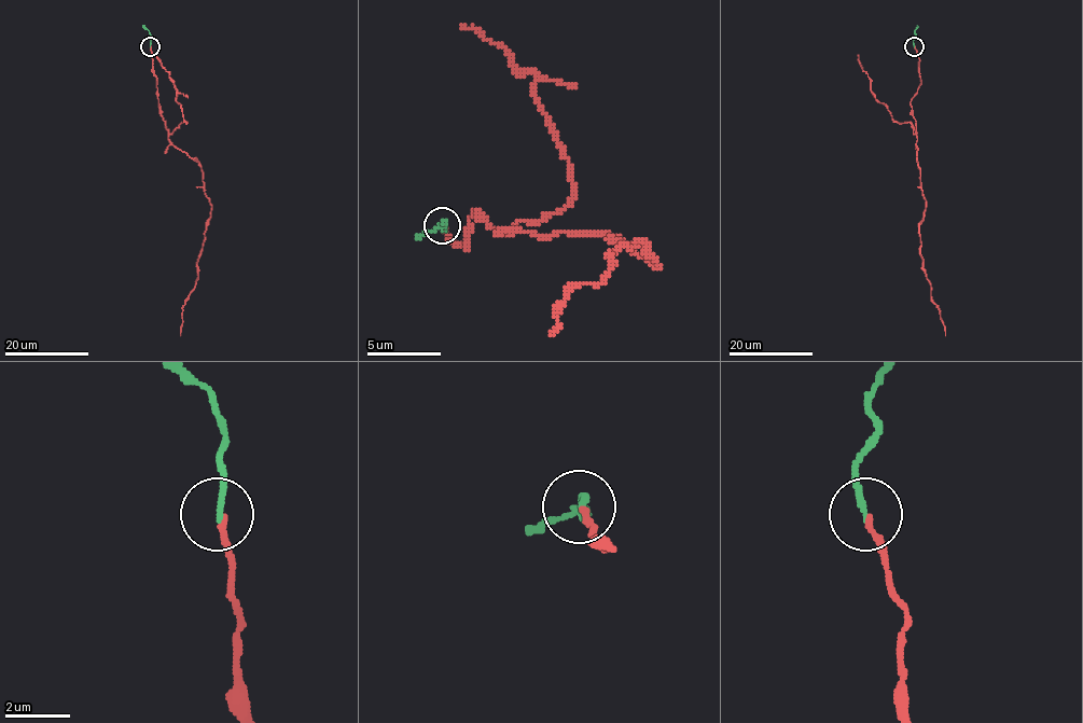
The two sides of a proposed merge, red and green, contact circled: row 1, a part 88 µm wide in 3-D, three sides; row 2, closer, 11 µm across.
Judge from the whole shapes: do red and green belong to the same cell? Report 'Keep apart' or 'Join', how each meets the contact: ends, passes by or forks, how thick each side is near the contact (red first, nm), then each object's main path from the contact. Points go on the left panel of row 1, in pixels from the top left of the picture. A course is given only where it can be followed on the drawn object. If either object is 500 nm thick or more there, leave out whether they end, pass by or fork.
Join. At the ring red ends. At the ring green ends. Thickness 200 nm (red) against 170 nm. Course of red: (150, 47), (168, 137), (198, 163), (211, 207), (197, 262), (198, 279), (182, 308), (180, 335). Course of green: (150, 46), (151, 35), (142, 25)

